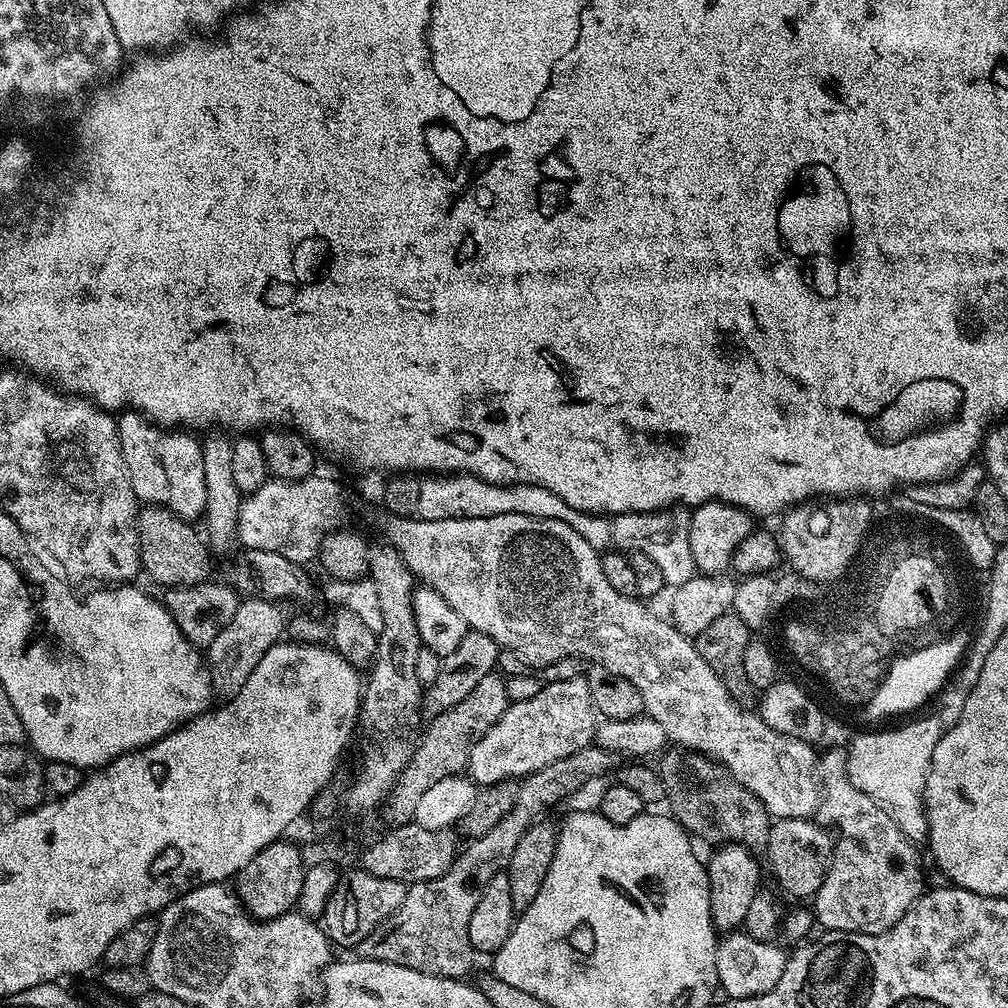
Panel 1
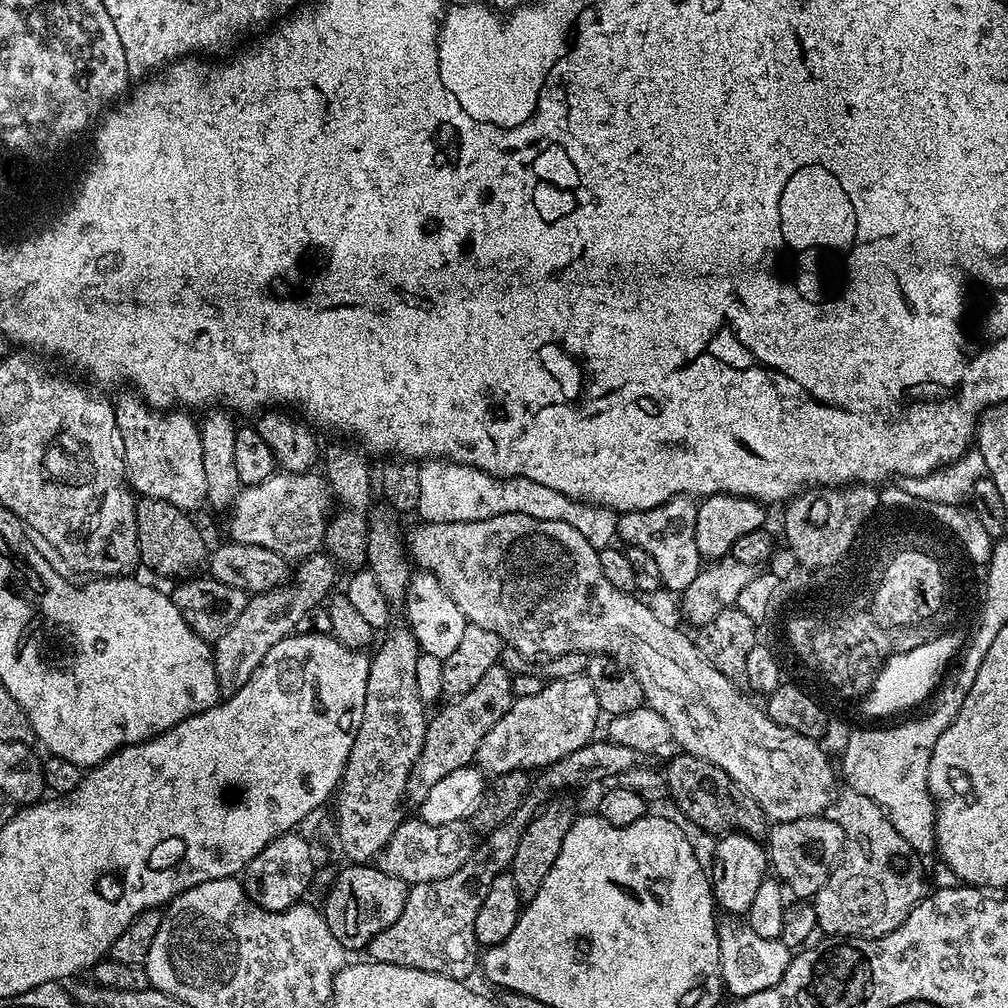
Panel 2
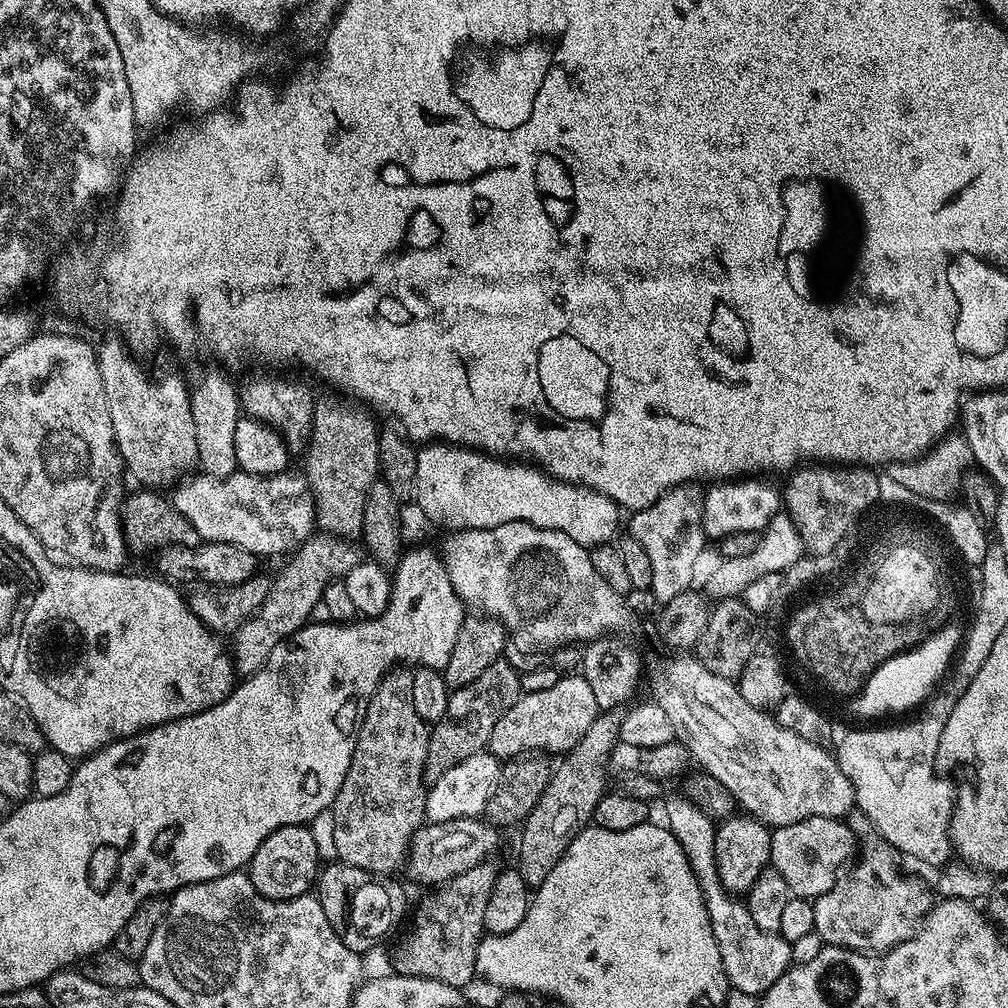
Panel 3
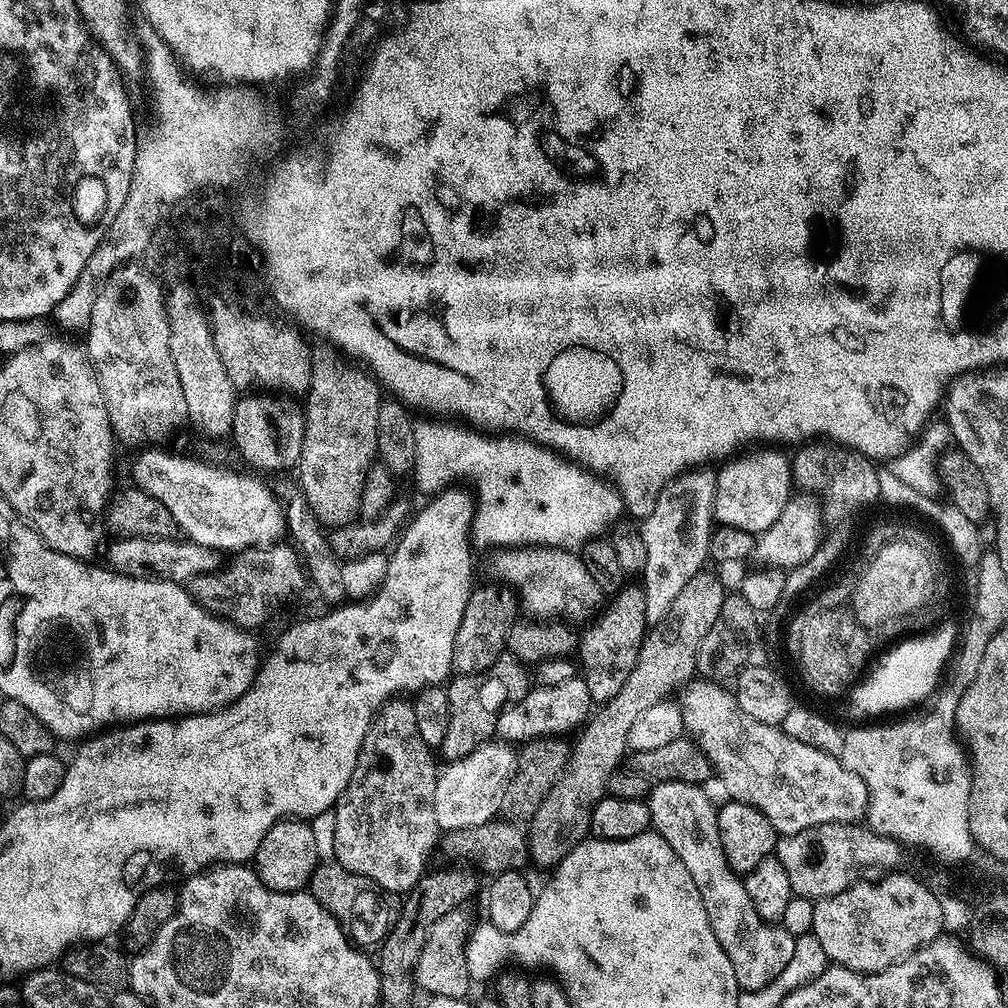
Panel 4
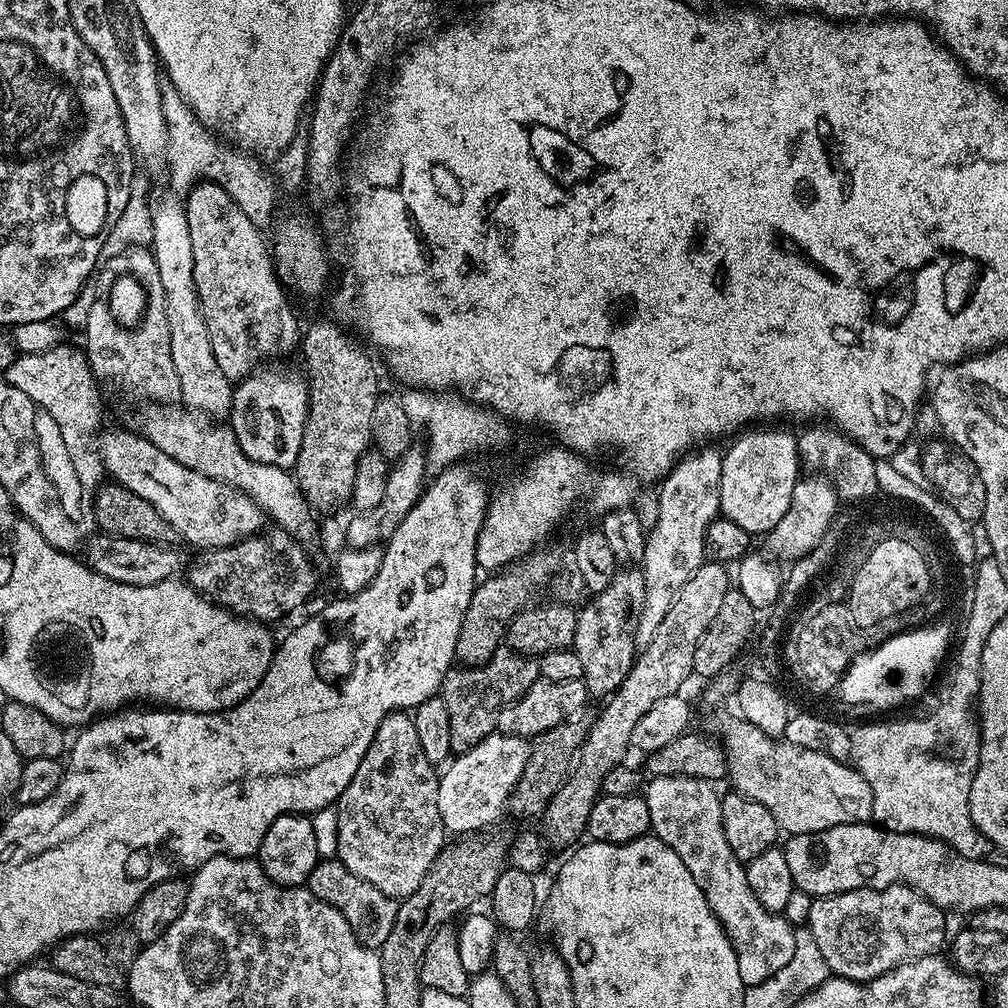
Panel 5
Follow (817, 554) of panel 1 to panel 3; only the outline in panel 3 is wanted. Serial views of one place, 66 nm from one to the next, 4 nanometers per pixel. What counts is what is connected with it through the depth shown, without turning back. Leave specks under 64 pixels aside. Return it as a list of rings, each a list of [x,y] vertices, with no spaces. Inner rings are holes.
[[[800,466],[787,477],[788,485],[783,485],[782,488],[782,504],[809,553],[822,553],[831,549],[835,540],[839,540],[840,534],[845,533],[852,516],[873,507],[875,499],[880,496],[880,476],[872,472],[875,471],[868,466]]]

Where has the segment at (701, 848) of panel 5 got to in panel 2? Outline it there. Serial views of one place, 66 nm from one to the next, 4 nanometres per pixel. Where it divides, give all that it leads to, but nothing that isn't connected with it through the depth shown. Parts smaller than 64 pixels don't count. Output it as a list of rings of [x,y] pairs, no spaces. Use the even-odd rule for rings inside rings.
[[[728,918],[718,928],[718,946],[720,947],[720,979],[723,987],[733,992],[733,997],[743,998],[758,994],[758,990],[770,990],[786,974],[794,952],[783,942],[774,938],[761,938],[754,934],[743,919]]]

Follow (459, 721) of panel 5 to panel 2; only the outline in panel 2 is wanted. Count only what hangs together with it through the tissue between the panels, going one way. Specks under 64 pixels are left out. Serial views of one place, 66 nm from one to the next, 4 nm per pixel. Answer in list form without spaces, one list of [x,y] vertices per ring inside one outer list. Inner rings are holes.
[[[499,663],[490,666],[490,670],[486,670],[486,678],[482,678],[482,682],[474,686],[474,690],[470,690],[461,697],[459,704],[463,712],[458,708],[450,708],[440,716],[433,715],[428,722],[420,757],[414,762],[410,770],[410,778],[406,782],[404,795],[407,803],[409,805],[412,803],[412,806],[420,805],[426,798],[426,794],[430,794],[431,788],[436,783],[442,782],[442,778],[446,778],[446,774],[454,774],[454,770],[469,767],[475,761],[476,751],[482,738],[486,738],[490,726],[494,726],[494,722],[498,722],[498,718],[502,718],[502,714],[510,710],[513,699],[512,676]],[[461,716],[463,722],[460,728],[453,728],[454,723]]]

